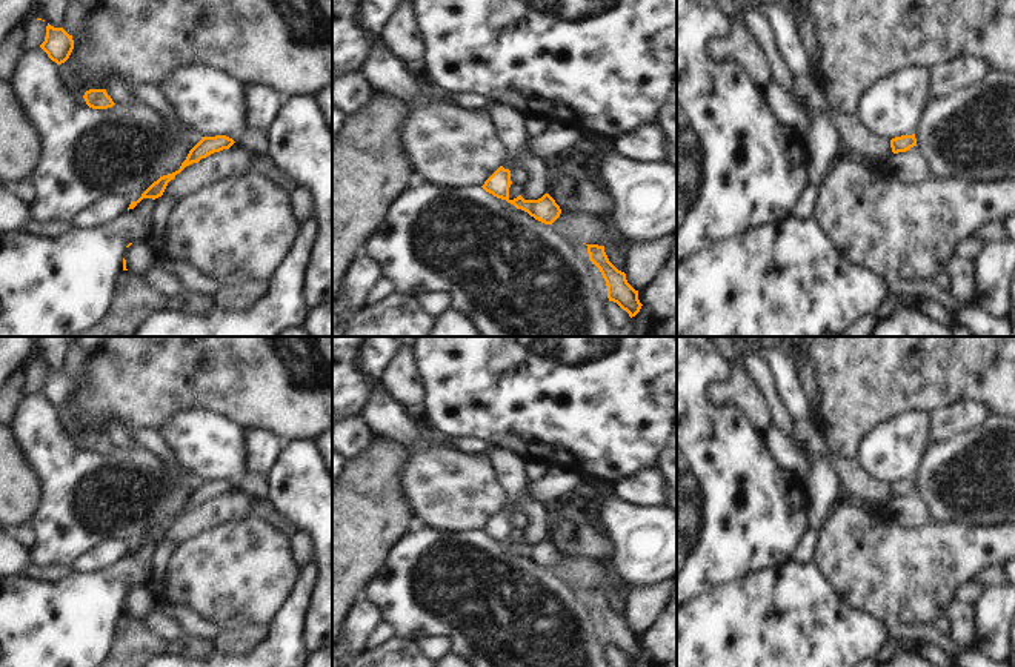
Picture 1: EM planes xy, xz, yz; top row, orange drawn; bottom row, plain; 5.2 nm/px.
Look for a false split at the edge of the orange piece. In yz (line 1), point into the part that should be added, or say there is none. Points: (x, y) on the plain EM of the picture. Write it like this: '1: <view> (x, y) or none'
1: none

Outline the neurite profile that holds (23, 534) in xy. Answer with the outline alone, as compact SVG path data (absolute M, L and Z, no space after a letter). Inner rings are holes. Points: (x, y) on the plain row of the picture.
M29 523L18 526L14 532L14 538L26 549L32 549L35 544L35 533Z

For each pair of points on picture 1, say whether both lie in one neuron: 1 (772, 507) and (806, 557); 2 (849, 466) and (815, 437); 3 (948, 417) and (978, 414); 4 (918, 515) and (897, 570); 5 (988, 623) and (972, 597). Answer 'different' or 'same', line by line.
1: different
2: same
3: same
4: different
5: different

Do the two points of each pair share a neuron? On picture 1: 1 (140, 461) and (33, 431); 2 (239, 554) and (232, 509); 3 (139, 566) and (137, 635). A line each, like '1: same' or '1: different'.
1: same
2: different
3: different

